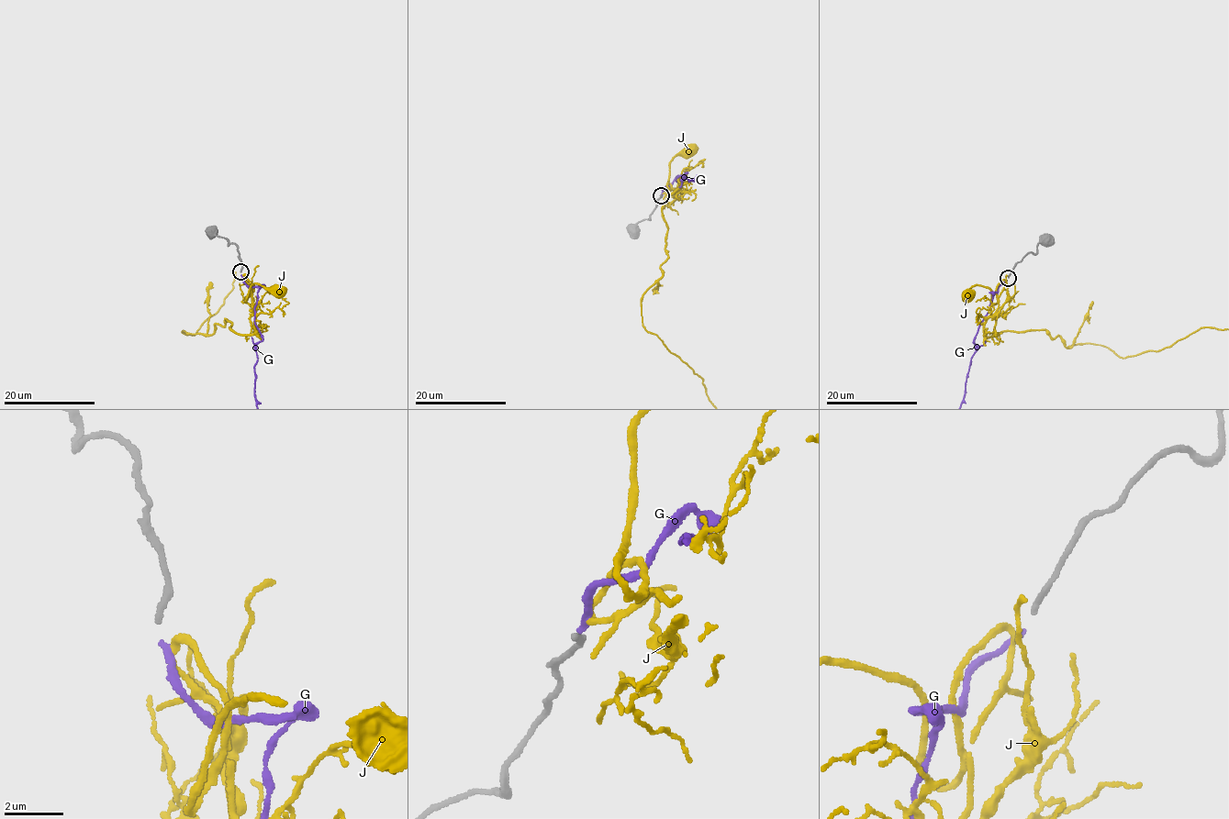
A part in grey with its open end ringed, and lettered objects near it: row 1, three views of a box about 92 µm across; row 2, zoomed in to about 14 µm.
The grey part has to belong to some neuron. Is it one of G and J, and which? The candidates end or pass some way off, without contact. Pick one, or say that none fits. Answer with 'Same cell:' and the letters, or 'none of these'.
Same cell: G

